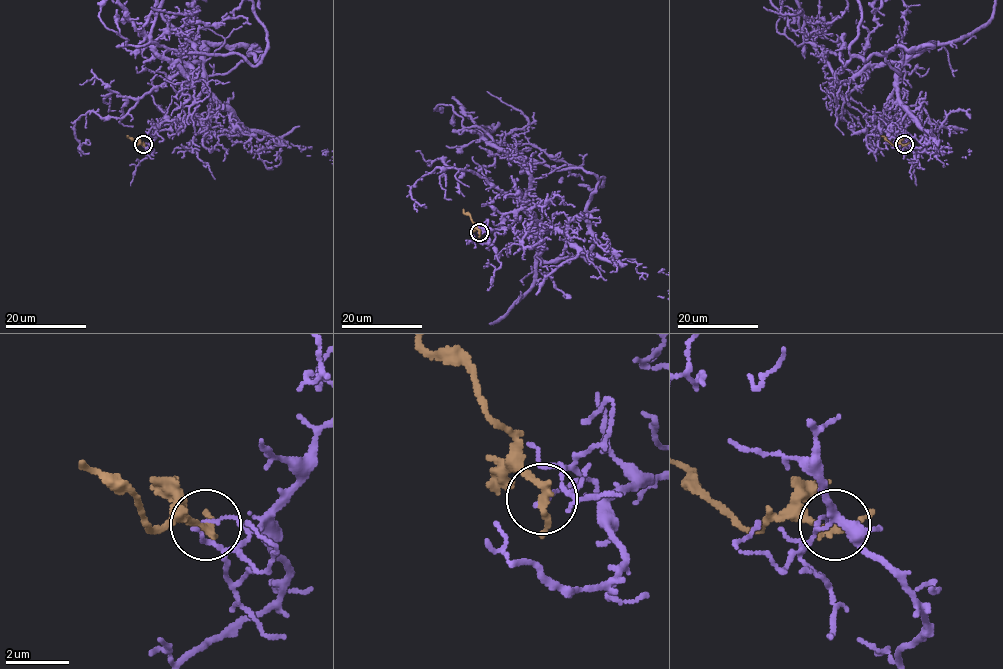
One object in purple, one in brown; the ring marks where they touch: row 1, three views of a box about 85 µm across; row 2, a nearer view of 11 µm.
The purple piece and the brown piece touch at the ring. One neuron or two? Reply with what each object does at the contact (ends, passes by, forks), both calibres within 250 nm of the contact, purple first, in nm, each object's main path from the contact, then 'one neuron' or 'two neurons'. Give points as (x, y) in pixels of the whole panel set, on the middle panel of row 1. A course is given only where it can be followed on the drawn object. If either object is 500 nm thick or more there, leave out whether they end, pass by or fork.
purple ends | brown passes by | 110/240 nm | brown via (479, 232), (463, 209) | two neurons

